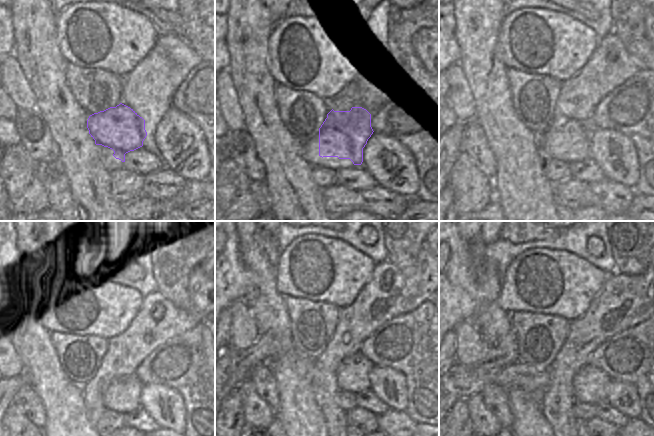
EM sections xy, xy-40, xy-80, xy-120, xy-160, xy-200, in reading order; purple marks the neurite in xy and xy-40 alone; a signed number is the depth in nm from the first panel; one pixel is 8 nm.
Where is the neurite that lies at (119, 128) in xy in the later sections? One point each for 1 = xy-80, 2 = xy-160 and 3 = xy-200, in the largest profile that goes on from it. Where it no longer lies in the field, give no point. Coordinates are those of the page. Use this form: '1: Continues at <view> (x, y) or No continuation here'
1: Continues at xy-80 (572, 141)
2: Continues at xy-160 (353, 373)
3: Continues at xy-200 (589, 380).

